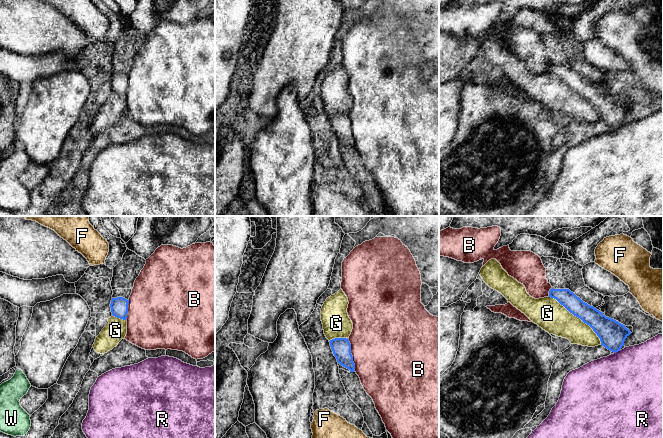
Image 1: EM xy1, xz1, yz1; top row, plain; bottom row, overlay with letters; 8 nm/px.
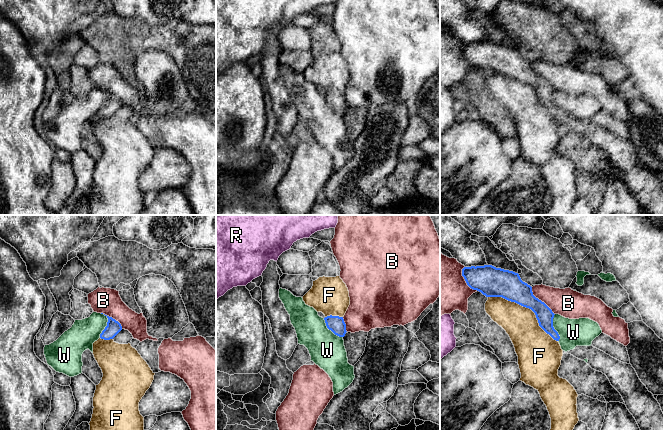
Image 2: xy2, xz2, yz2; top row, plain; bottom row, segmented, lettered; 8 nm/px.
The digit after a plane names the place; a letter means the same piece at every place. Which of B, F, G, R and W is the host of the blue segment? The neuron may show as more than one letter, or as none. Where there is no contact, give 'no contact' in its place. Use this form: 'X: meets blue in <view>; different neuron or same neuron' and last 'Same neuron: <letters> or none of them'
B: meets blue in yz2; different neuron
F: meets blue in yz2; different neuron
G: meets blue in yz1; same neuron
R: meets blue in yz1; different neuron
W: meets blue in xy2; different neuron
Same neuron: G

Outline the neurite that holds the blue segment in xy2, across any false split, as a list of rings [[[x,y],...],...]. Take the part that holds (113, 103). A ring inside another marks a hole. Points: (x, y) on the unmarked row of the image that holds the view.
[[[109,92],[107,94],[107,102],[100,110],[100,114],[104,116],[113,115],[122,106],[122,102],[118,97]]]

